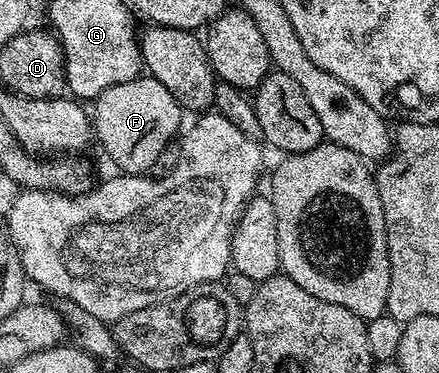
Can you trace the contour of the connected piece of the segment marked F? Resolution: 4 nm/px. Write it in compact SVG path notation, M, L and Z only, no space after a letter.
M139 75L128 83L116 83L116 87L108 87L93 105L93 136L102 144L103 151L122 168L119 170L126 175L142 175L153 170L164 147L171 144L183 128L182 106L172 95L172 91L164 87L164 83L149 75Z

